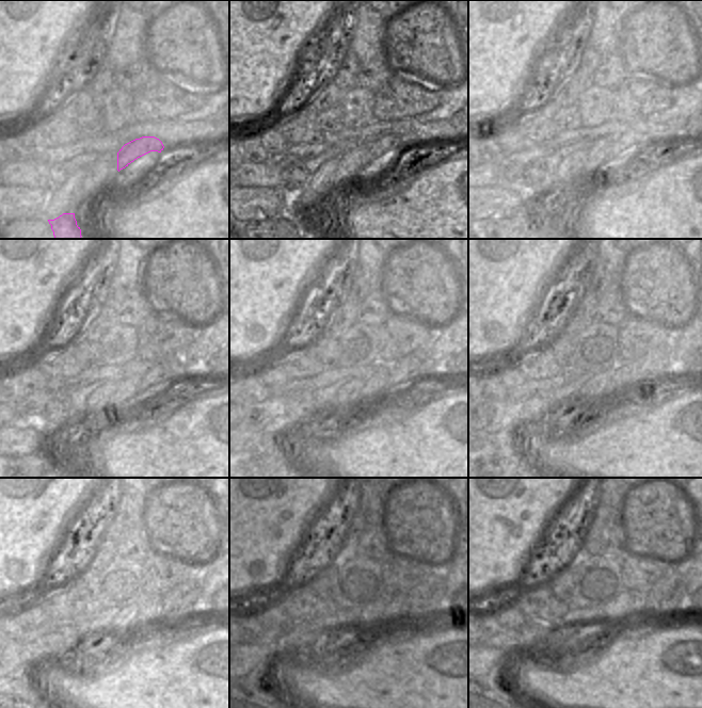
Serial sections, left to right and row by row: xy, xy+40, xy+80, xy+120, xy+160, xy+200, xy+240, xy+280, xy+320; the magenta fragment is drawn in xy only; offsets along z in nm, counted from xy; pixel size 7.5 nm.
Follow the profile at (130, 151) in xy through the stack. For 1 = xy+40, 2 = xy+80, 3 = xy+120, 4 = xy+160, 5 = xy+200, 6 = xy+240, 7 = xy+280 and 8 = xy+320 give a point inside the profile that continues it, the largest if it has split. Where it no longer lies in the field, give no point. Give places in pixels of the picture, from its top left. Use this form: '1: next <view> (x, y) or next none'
1: next xy+40 (382, 145)
2: next xy+80 (629, 138)
3: next xy+120 (165, 372)
4: next xy+160 (403, 371)
5: next xy+200 (656, 364)
6: next xy+240 (184, 599)
7: next xy+280 (427, 597)
8: next xy+320 (668, 594)

